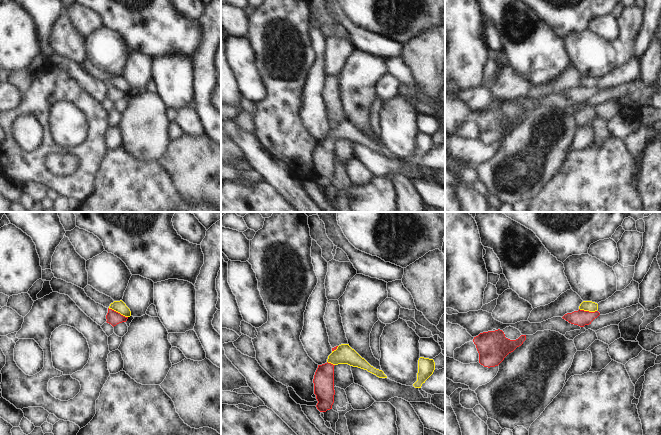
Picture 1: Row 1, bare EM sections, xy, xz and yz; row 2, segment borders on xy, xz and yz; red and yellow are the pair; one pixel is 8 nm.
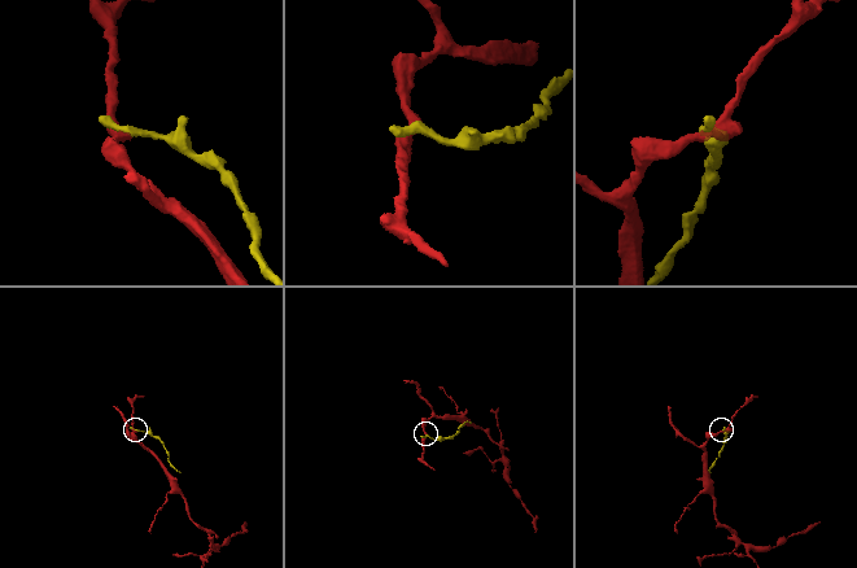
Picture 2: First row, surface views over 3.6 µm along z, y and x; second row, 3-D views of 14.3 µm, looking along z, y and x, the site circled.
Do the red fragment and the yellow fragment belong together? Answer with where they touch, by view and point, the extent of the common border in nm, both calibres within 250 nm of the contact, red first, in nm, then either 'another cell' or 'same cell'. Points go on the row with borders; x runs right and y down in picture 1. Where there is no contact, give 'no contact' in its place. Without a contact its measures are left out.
meets red in xy at (117, 312); contact 180 nm long; 110 nm thick on the red side, 100 nm on the other; another cell

